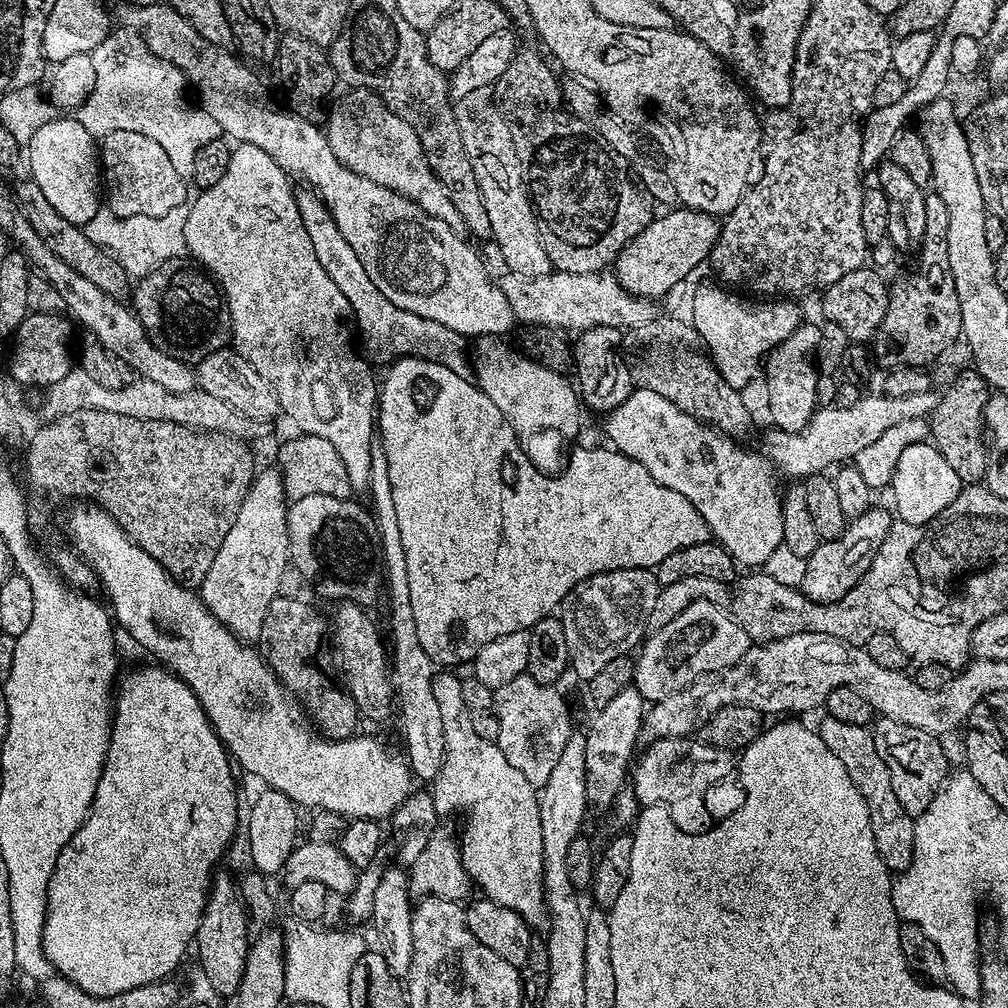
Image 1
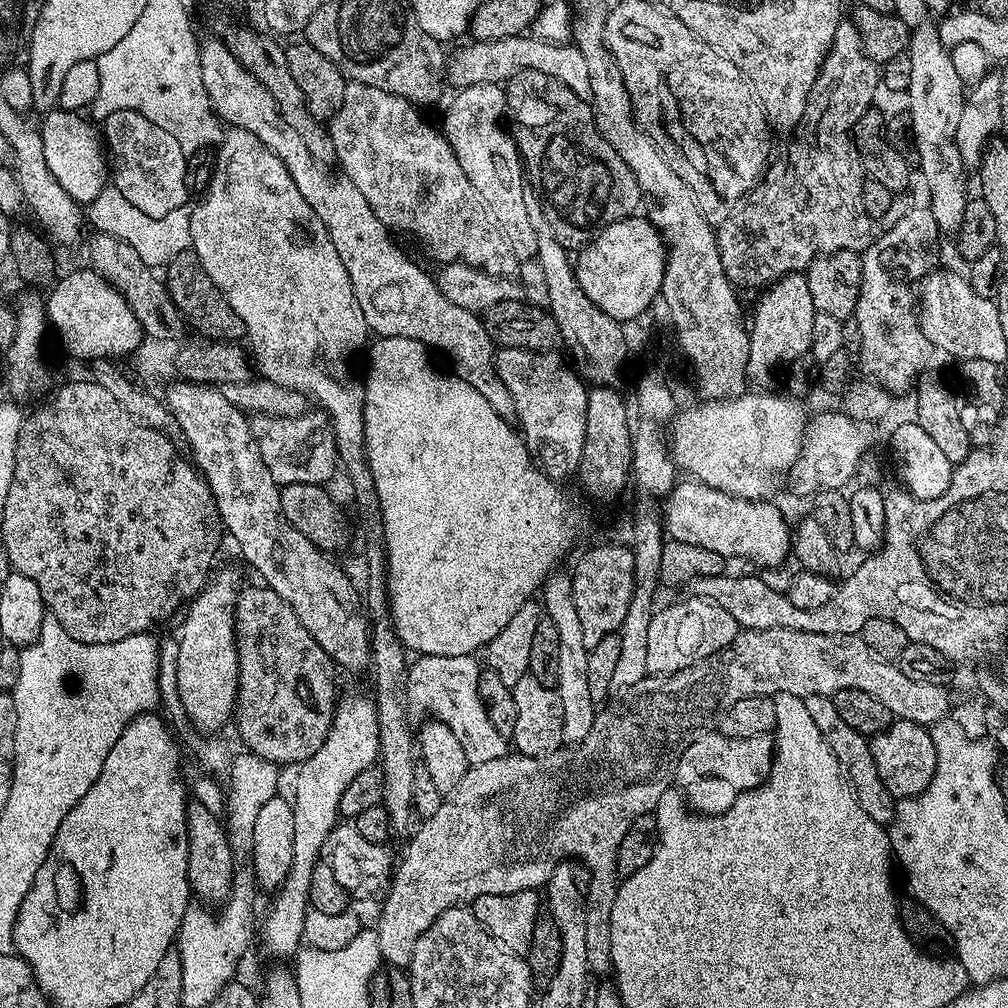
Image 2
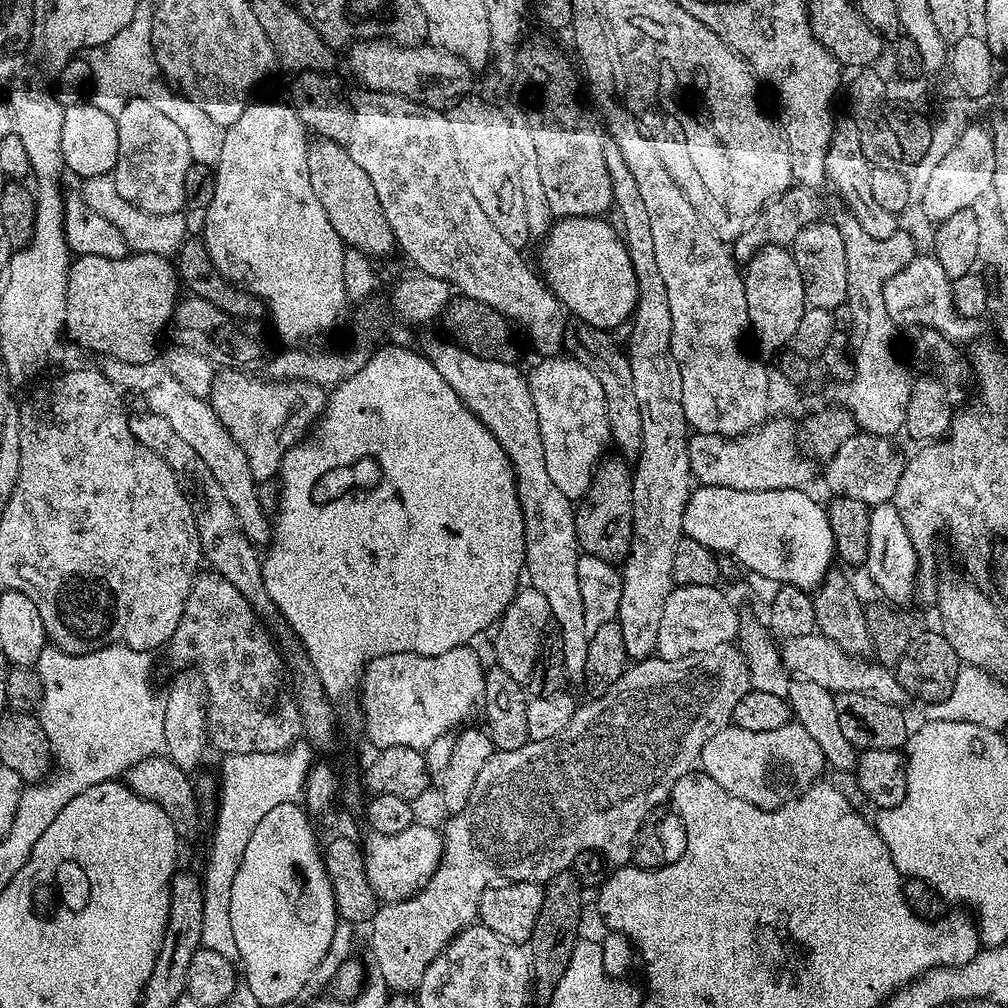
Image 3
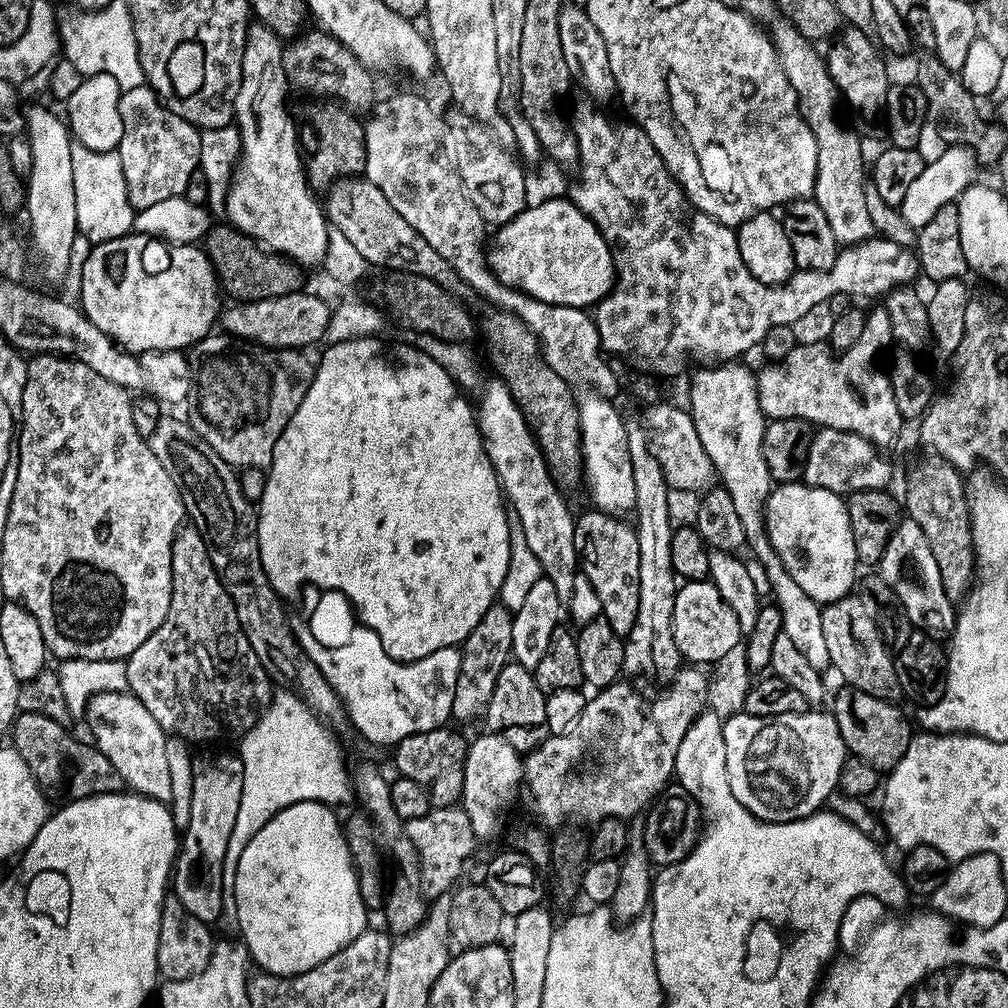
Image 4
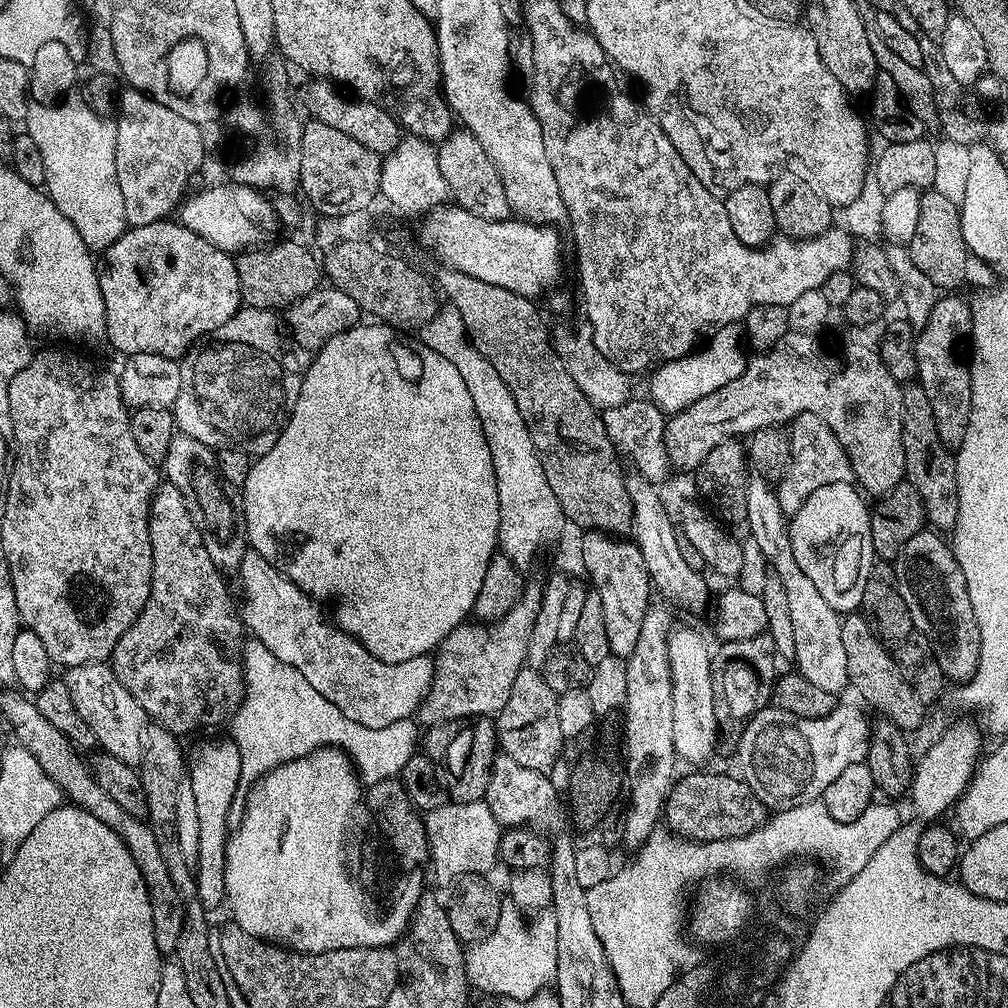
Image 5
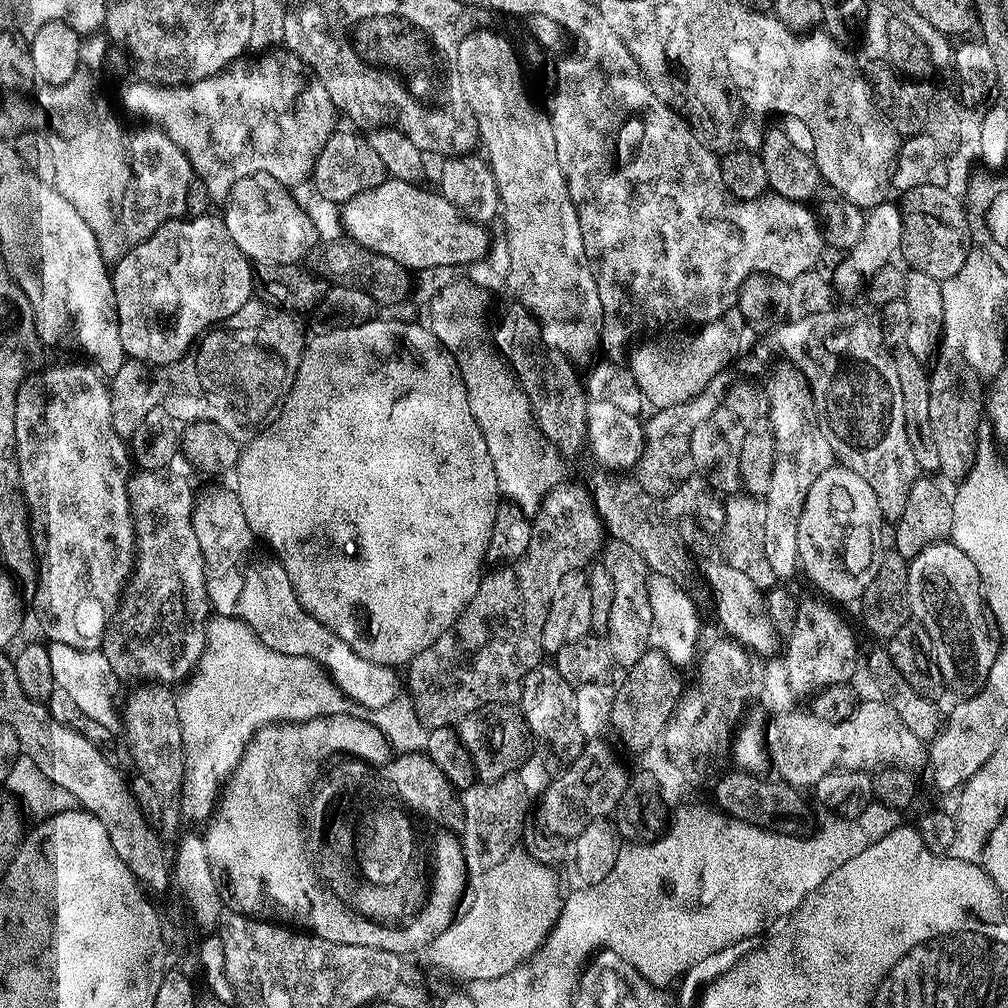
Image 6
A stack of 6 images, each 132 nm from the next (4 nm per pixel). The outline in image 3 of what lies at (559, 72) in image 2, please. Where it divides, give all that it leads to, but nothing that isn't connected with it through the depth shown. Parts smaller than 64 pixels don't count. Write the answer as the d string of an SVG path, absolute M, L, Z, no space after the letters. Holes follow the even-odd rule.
M381 38L361 43L353 47L348 54L352 72L361 80L359 83L363 87L372 88L376 92L405 96L428 108L447 109L449 105L473 91L473 68L465 60L452 52L447 52L444 48L431 46L405 48L403 44L393 44L391 40Z

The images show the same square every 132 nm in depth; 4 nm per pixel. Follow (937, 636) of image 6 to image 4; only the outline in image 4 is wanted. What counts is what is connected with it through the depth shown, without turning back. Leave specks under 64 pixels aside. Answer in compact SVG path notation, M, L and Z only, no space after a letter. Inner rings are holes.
M901 519L900 525L892 531L892 536L886 542L886 550L878 565L878 575L886 582L886 586L890 586L890 590L894 590L913 626L928 634L951 633L956 624L957 609L952 608L952 600L944 589L947 588L946 582L938 570L938 562L934 562L926 534L922 534L922 526L918 526L918 522Z

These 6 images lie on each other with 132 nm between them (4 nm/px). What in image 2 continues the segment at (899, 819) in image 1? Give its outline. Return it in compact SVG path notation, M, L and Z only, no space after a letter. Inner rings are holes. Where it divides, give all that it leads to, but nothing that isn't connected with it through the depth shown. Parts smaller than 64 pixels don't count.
M830 696L807 697L806 710L810 710L810 718L814 718L818 730L822 730L822 738L826 738L830 750L834 750L838 762L844 767L844 772L848 775L848 780L852 784L852 789L862 810L866 810L866 814L870 814L870 818L874 818L874 822L885 826L891 825L896 816L898 801L895 796L890 794L890 790L886 790L882 777L878 774L878 765L874 762L874 754L870 754L869 737L855 732L850 726L846 726L846 722L842 722L842 714L838 714Z

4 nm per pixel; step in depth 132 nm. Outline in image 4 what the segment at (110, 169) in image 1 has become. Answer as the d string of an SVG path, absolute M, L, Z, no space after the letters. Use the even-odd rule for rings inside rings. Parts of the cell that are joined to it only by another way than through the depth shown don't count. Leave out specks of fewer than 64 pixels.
M147 83L121 91L118 114L122 114L122 142L118 151L133 209L183 196L190 174L200 167L201 129L186 122L186 118L178 118Z

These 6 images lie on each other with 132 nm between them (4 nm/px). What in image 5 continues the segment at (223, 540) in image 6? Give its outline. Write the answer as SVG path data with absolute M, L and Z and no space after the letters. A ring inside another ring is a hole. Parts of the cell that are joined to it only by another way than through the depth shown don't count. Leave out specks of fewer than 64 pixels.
M249 550L236 567L234 576L240 579L240 596L244 599L242 623L245 629L255 640L262 642L262 646L266 646L274 658L282 658L286 666L294 666L294 670L298 670L298 674L302 674L302 678L306 678L306 682L310 682L310 686L314 686L314 690L318 690L326 702L334 702L334 706L338 706L346 718L367 728L385 728L399 720L413 719L419 713L432 686L434 660L431 655L410 658L397 664L387 664L374 658L374 654L370 654L370 650L366 650L366 646L362 646L353 636L347 636L331 623L328 625L316 609L319 608L317 601L301 590L289 576L279 572L269 560L262 558L262 554Z

